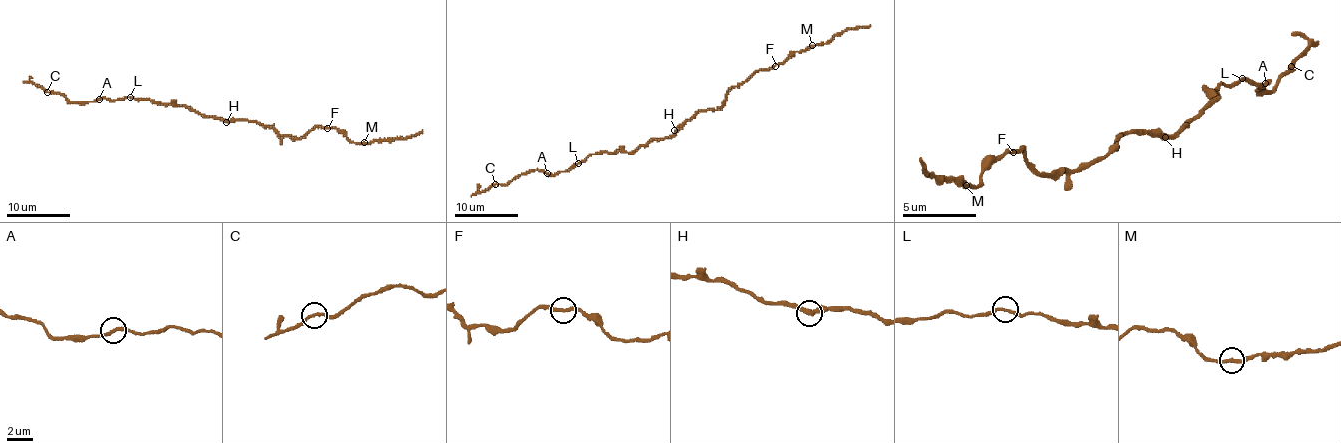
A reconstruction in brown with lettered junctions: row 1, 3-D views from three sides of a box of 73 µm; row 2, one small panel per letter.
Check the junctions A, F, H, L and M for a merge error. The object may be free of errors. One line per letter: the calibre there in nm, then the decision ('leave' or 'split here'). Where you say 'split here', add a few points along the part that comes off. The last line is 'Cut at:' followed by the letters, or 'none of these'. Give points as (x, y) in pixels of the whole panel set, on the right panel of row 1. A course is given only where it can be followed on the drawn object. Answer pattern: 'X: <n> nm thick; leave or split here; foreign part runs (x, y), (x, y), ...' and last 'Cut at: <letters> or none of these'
A: 240 nm thick; leave
F: 240 nm thick; leave
H: 360 nm thick; leave
L: 240 nm thick; leave
M: 240 nm thick; leave
Cut at: none of these

